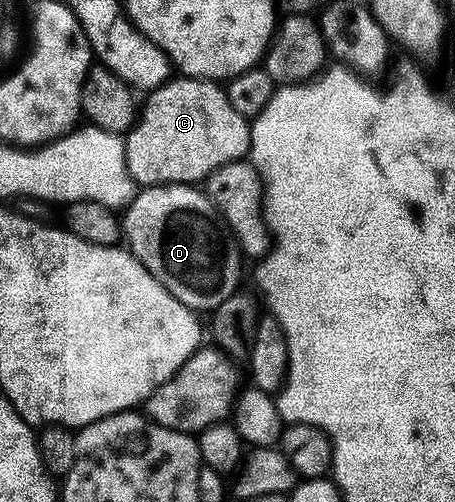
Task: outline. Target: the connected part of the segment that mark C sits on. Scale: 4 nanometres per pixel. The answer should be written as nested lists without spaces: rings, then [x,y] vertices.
[[[192,76],[171,78],[153,89],[141,105],[133,128],[125,133],[126,165],[135,185],[188,184],[205,181],[210,173],[234,160],[243,159],[250,151],[250,125],[228,102],[228,94],[221,83],[213,80],[196,80]]]

